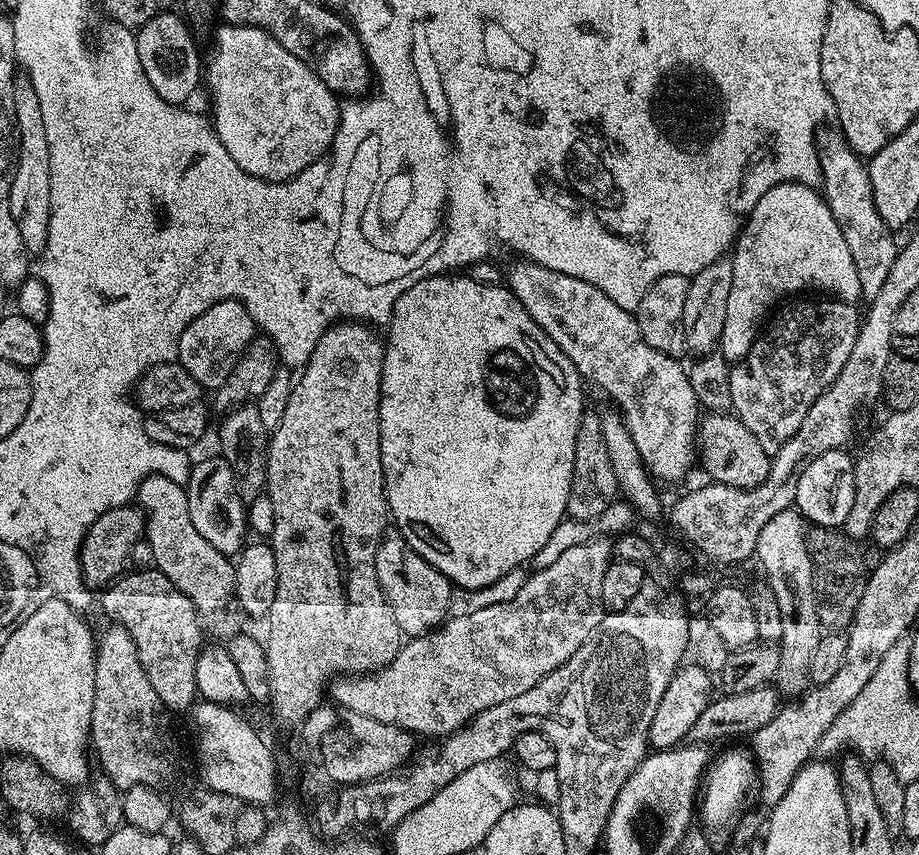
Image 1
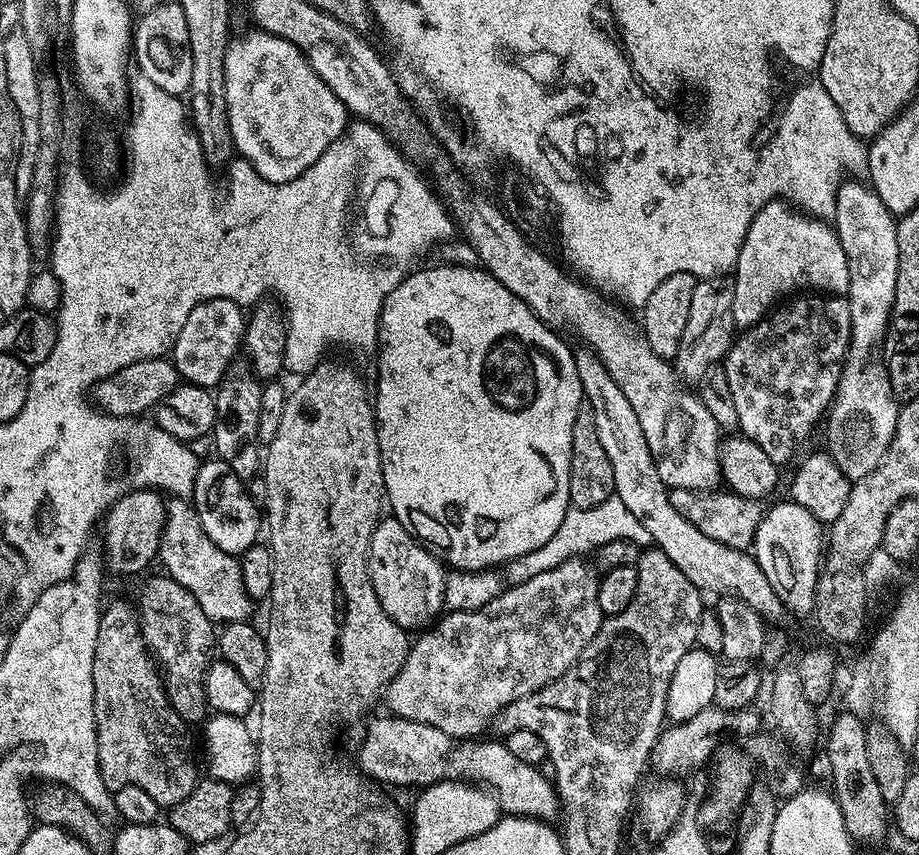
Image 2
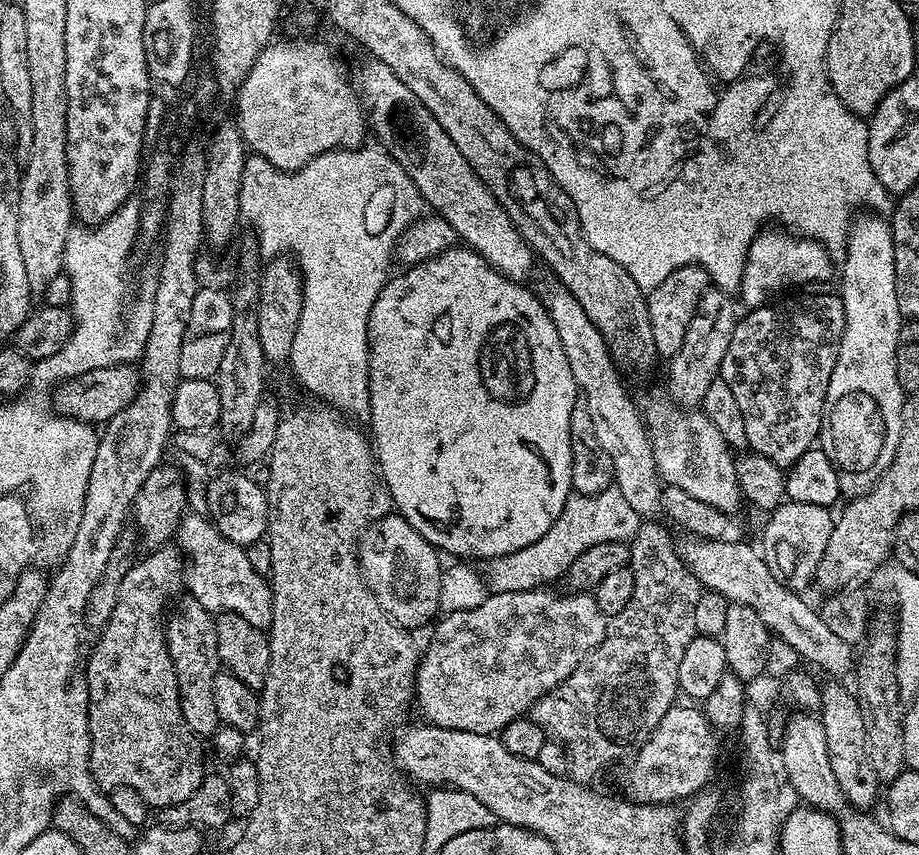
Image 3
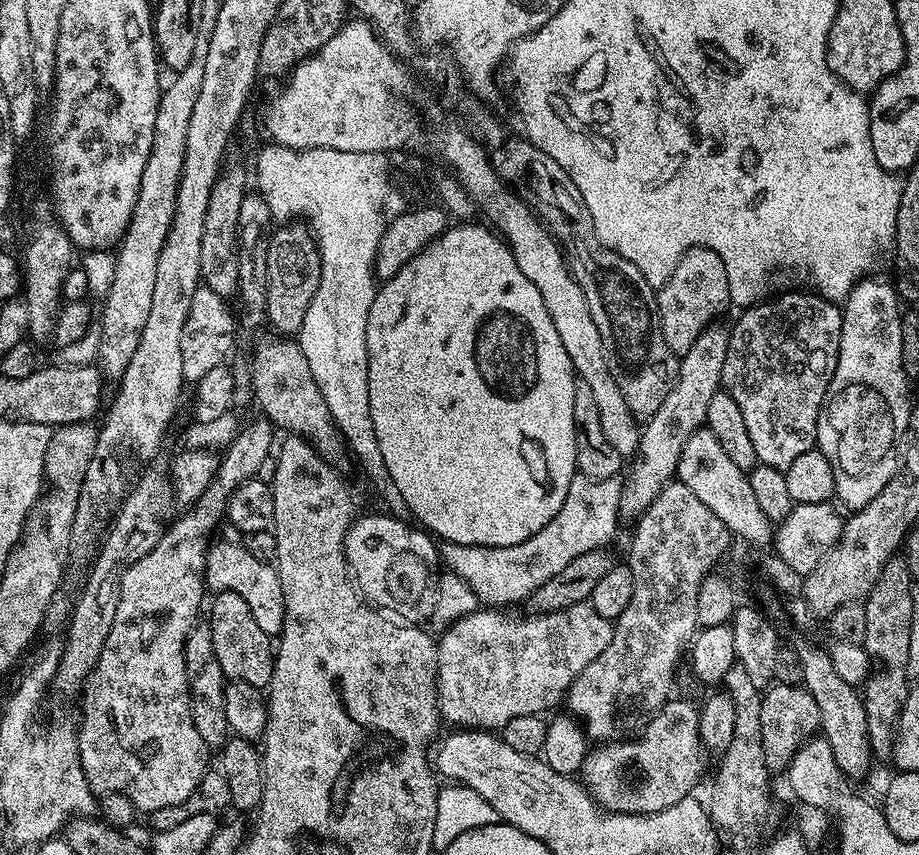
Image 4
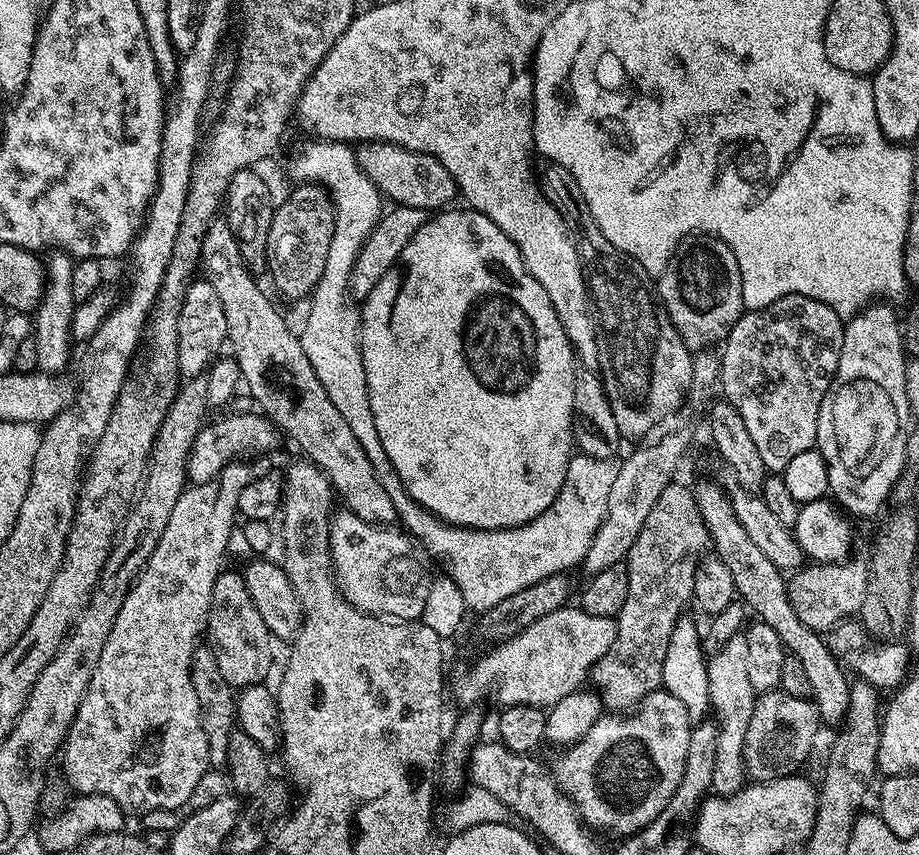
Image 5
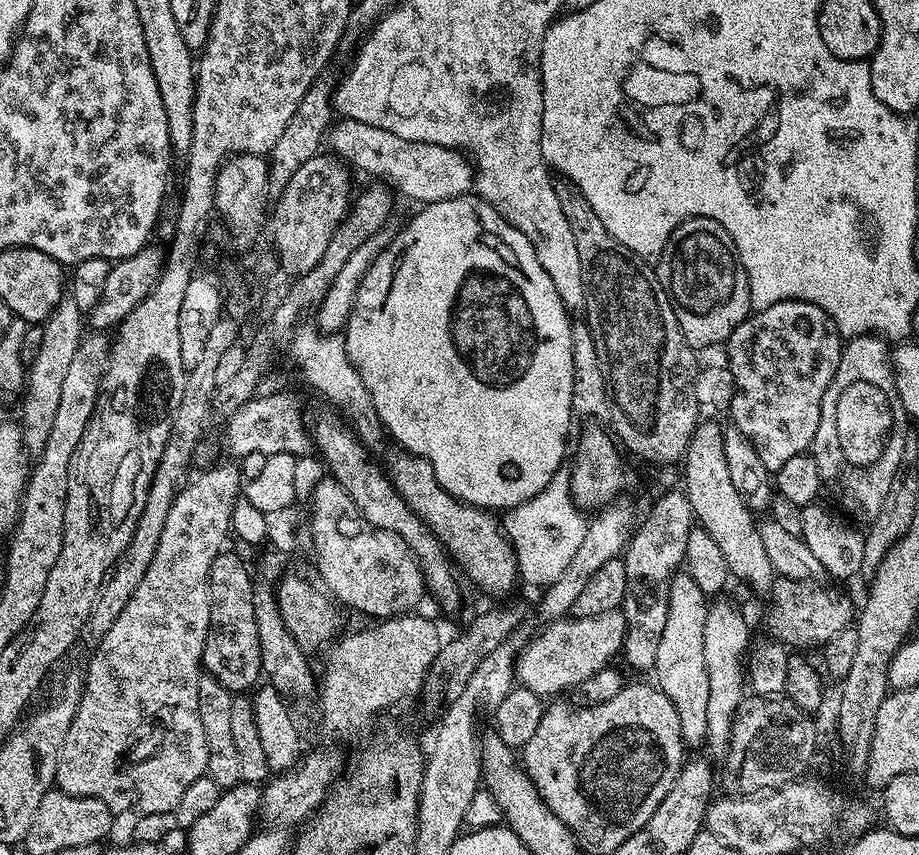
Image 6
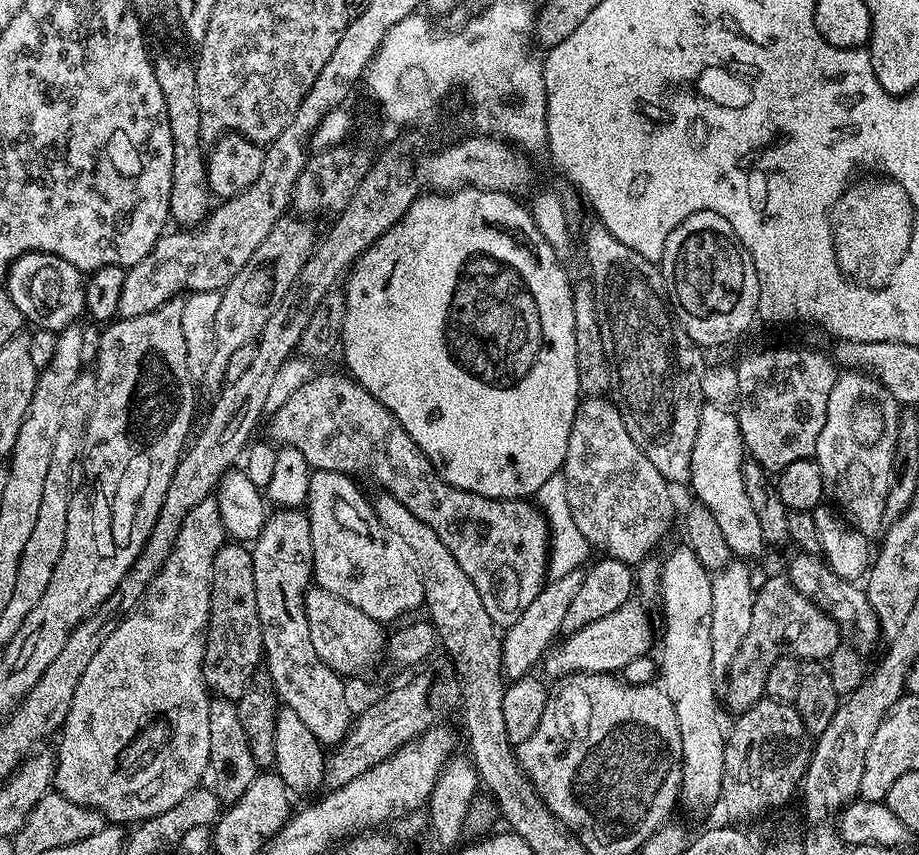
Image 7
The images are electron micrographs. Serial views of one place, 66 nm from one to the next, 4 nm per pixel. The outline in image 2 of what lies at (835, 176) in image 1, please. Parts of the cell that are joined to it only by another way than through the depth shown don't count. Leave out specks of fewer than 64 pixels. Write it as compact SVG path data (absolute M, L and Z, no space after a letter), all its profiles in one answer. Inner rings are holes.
M848 178L841 183L840 189L836 192L836 205L831 214L831 219L834 221L834 227L838 238L842 242L842 250L846 250L846 266L850 270L850 282L848 283L848 290L846 299L850 306L850 342L848 343L848 355L843 361L840 370L840 381L836 383L836 394L832 398L832 403L826 413L826 424L828 420L828 445L826 451L829 456L834 458L834 462L838 466L838 470L842 470L842 474L846 474L849 482L855 482L866 478L866 474L870 474L870 470L874 470L874 466L878 466L878 462L882 462L882 458L886 454L886 450L890 446L890 442L896 433L896 413L898 411L898 401L892 394L892 387L888 381L888 369L883 363L872 364L872 355L876 352L876 343L885 336L890 328L890 321L892 319L892 303L894 302L894 290L898 282L898 262L900 255L898 254L898 238L896 237L896 221L897 217L893 216L890 210L886 210L886 206L882 206L882 198L878 198L878 194L867 183L859 184L859 179Z

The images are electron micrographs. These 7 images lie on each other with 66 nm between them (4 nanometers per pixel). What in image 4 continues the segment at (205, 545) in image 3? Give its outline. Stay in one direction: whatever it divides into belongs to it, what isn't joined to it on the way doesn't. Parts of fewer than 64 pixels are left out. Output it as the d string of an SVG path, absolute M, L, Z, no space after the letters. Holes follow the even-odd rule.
M232 540L209 543L204 554L204 583L213 593L233 592L246 602L254 622L270 637L279 637L284 625L284 595L275 567L267 560L259 560L248 546Z

